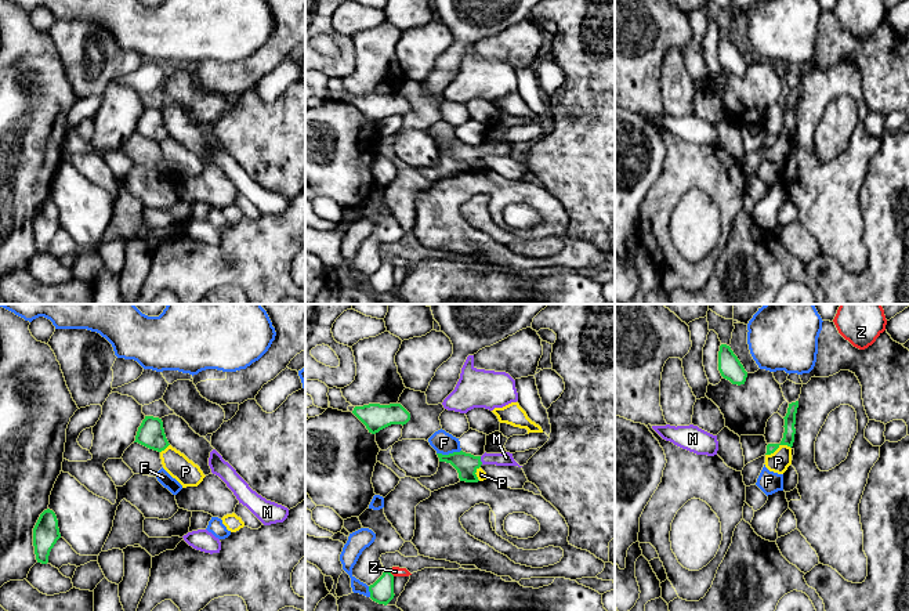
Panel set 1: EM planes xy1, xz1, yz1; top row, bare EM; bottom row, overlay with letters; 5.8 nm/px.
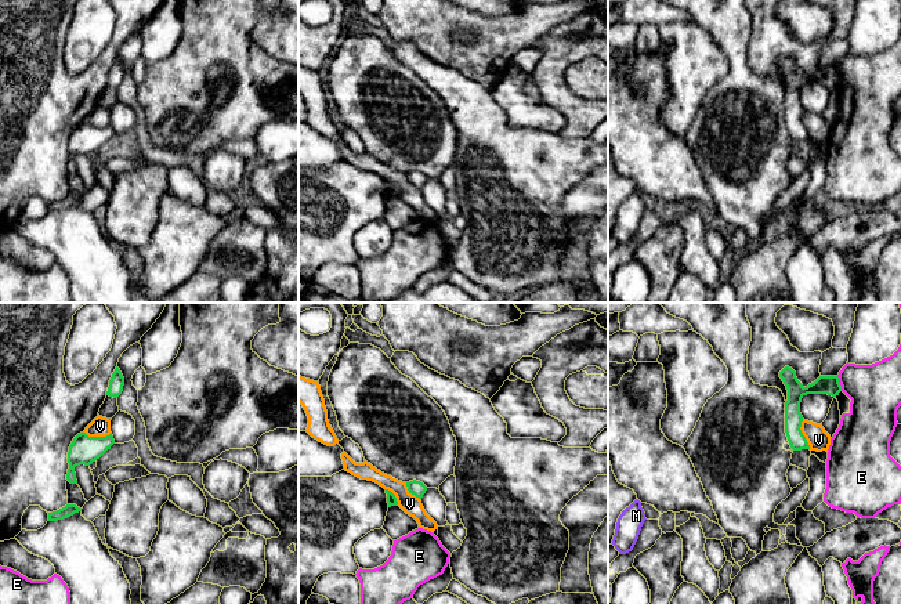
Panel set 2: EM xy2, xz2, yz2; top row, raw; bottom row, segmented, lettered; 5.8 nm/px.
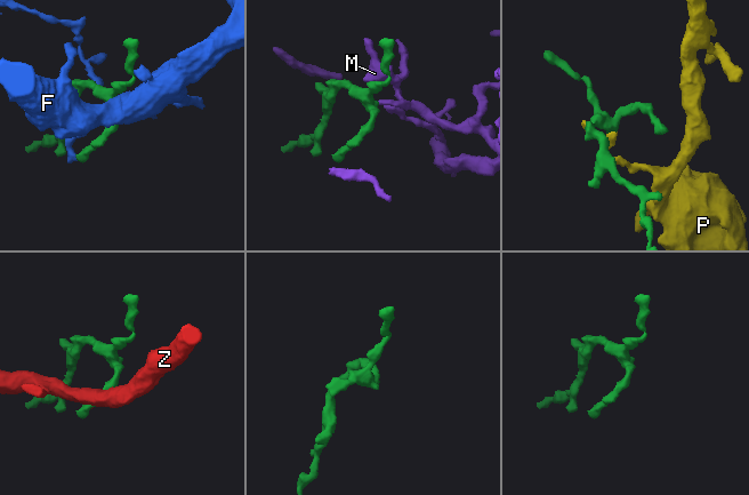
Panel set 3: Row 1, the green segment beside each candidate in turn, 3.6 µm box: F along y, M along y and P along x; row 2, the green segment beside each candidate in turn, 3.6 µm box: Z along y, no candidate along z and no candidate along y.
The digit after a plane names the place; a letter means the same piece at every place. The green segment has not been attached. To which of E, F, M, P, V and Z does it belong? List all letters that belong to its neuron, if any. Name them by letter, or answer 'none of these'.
M

